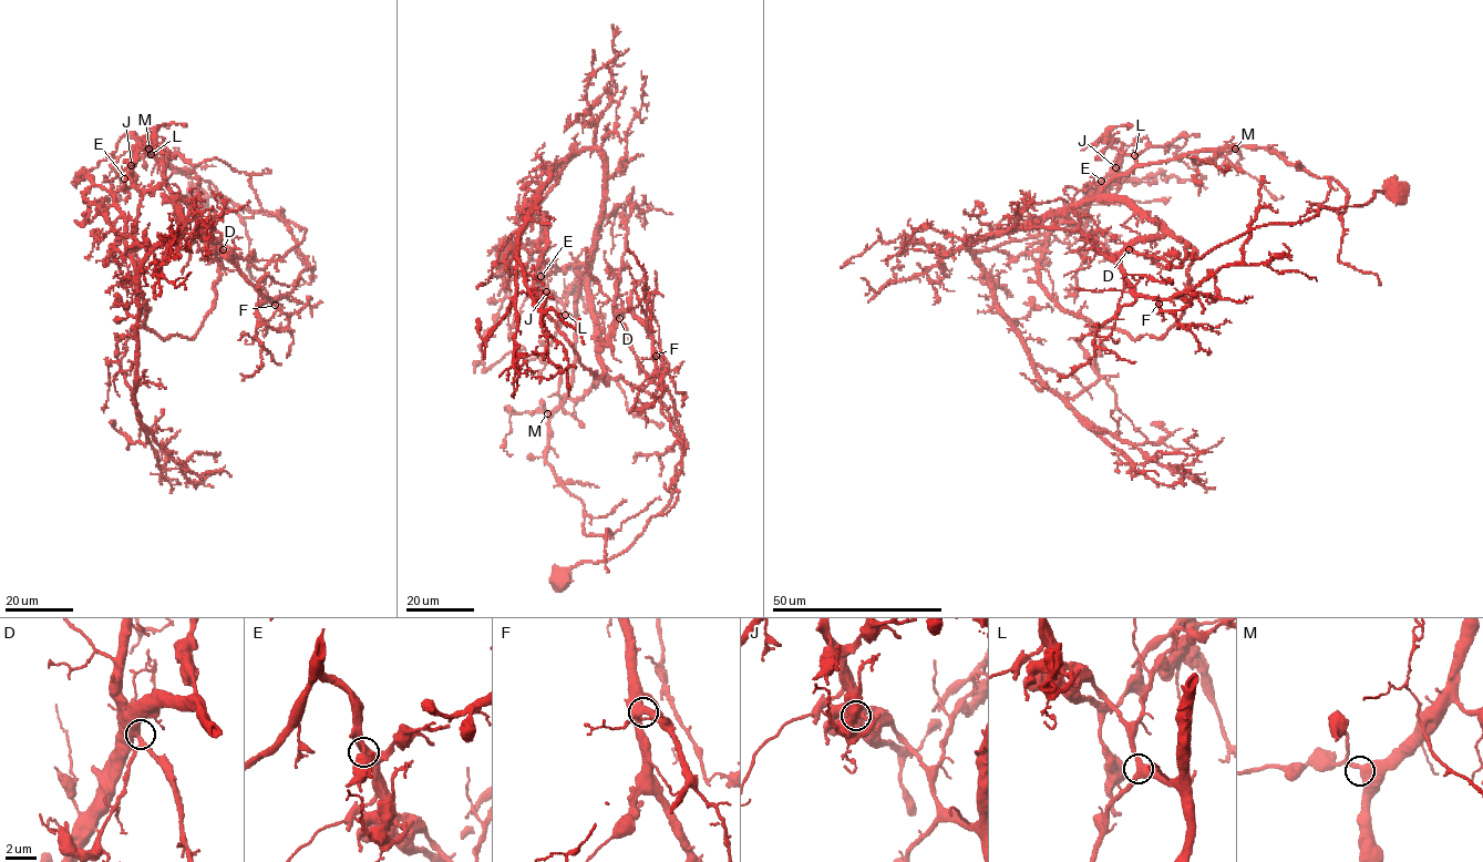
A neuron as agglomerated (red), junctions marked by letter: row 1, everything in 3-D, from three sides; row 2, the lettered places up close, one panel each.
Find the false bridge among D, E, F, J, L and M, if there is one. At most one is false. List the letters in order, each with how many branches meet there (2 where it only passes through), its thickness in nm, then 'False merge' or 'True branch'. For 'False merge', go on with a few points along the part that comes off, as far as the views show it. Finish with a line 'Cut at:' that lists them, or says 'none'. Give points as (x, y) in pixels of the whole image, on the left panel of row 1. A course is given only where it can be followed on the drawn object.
D: Branches: 3. Thickness 420 nm. True branch
E: Branches: 2. Thickness 480 nm. True branch
F: Branches: 2. Thickness 480 nm. True branch
J: Branches: 3. Thickness 600 nm. True branch
L: Branches: 3. Thickness 400 nm. True branch
M: Branches: 3. Thickness 440 nm. True branch
Cut at: none

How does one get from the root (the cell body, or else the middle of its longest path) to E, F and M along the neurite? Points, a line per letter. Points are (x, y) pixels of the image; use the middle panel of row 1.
E: (559, 576), (634, 542), (670, 499), (681, 445), (663, 404), (606, 373), (579, 273), (567, 266), (541, 276)
F: (559, 576), (620, 554), (672, 494), (681, 445), (669, 411), (609, 377), (599, 352), (631, 311), (656, 356)
M: (559, 576), (625, 551), (668, 504), (681, 462), (663, 404), (606, 373), (584, 284), (570, 388), (547, 413)

